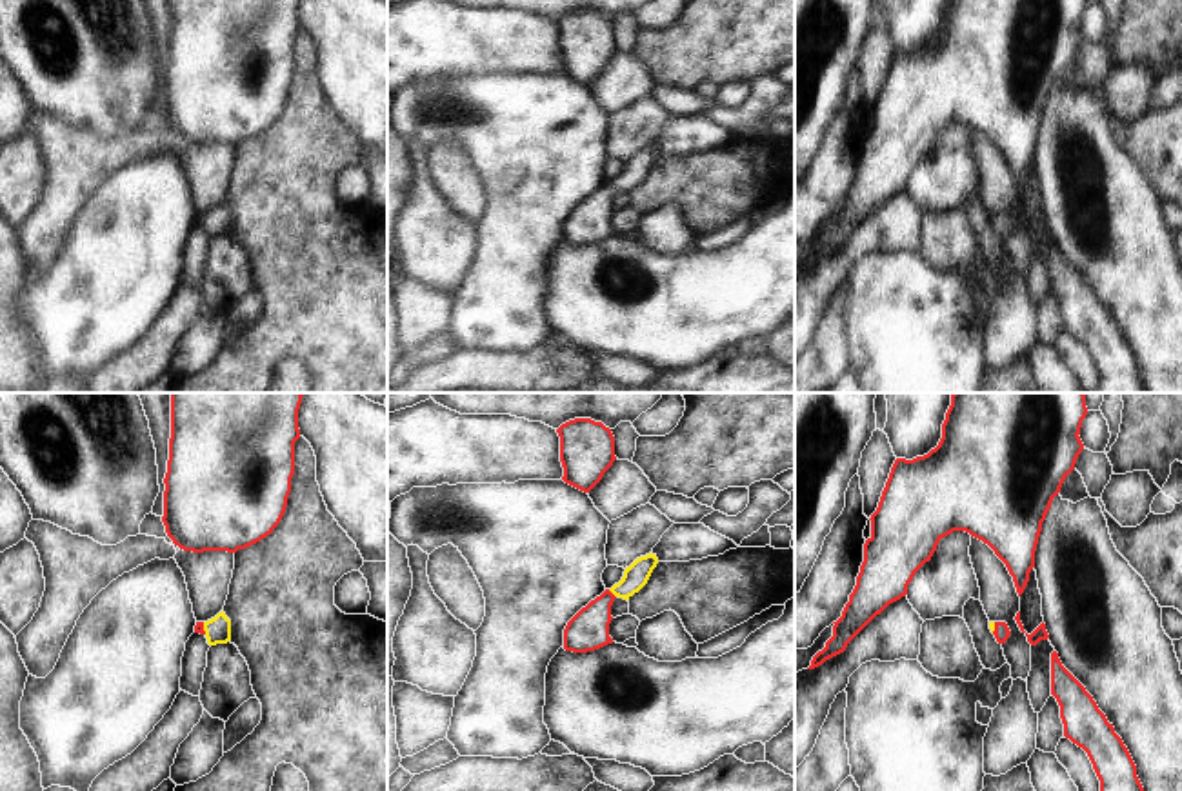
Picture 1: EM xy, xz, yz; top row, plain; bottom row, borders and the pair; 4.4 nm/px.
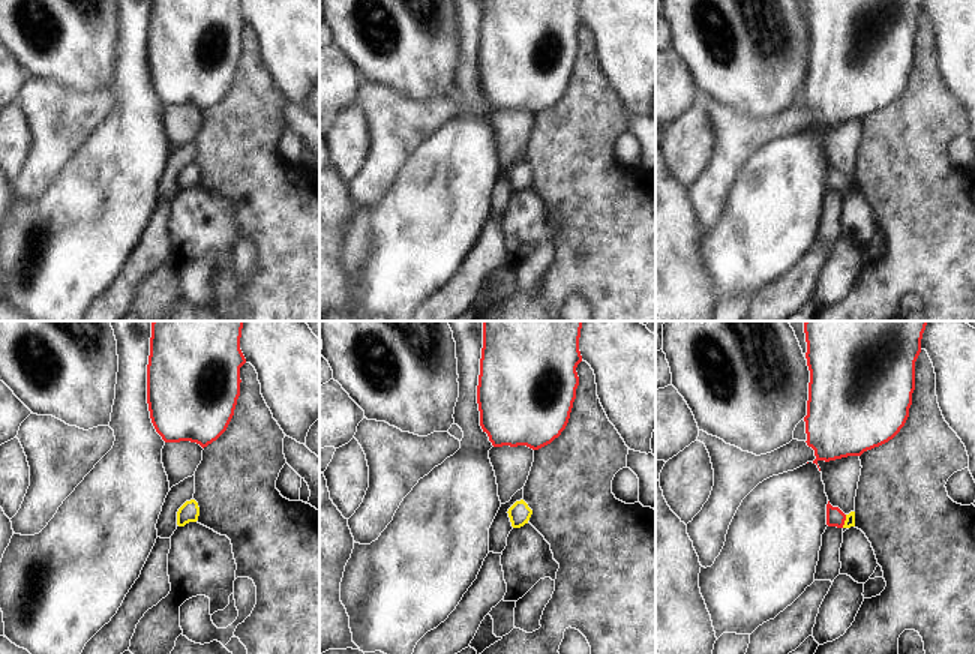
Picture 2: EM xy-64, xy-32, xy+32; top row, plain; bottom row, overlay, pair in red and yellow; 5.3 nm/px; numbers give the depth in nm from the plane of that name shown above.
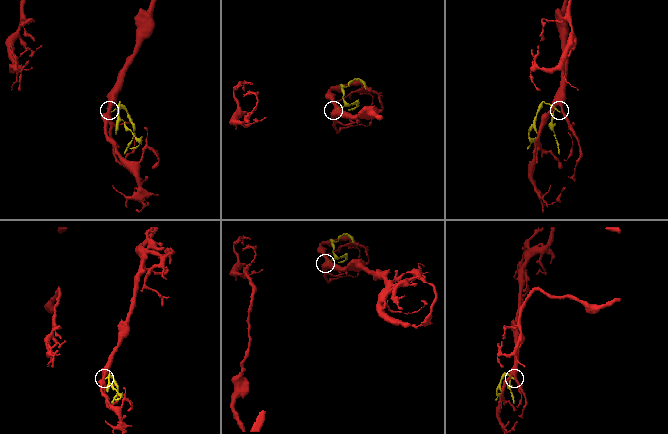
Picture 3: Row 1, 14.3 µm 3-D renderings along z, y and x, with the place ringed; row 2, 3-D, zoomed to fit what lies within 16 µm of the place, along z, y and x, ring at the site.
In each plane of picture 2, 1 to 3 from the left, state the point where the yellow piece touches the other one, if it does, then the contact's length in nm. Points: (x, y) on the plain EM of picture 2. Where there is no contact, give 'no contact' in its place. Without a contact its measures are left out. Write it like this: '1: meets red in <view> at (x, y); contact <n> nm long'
1: no contact
2: no contact
3: meets red in xy+32 at (845, 183); contact 80 nm long

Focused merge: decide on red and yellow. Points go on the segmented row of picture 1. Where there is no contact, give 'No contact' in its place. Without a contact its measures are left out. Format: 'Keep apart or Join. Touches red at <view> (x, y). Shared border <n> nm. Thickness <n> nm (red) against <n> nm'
Join. Touches red at xz (611, 593). Shared border 50 nm. Thickness 180 nm (red) against 110 nm.

